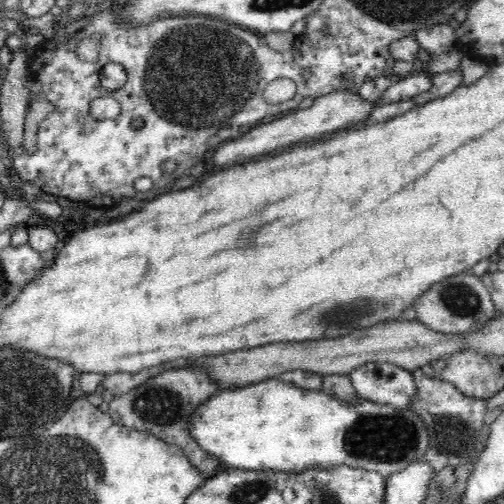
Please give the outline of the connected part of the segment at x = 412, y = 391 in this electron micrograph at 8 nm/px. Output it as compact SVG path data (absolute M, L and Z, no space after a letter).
M370 362L347 375L361 399L396 409L408 409L416 398L416 383L411 371L399 366Z

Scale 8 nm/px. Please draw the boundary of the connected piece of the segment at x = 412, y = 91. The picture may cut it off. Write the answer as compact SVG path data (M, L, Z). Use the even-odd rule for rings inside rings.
M421 70L417 74L409 74L404 76L396 84L391 84L381 94L377 95L377 104L390 104L392 102L400 102L415 97L430 90L432 77L428 77L425 70Z

